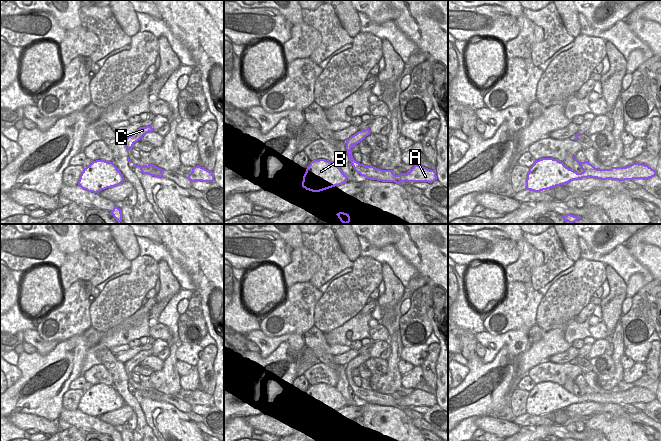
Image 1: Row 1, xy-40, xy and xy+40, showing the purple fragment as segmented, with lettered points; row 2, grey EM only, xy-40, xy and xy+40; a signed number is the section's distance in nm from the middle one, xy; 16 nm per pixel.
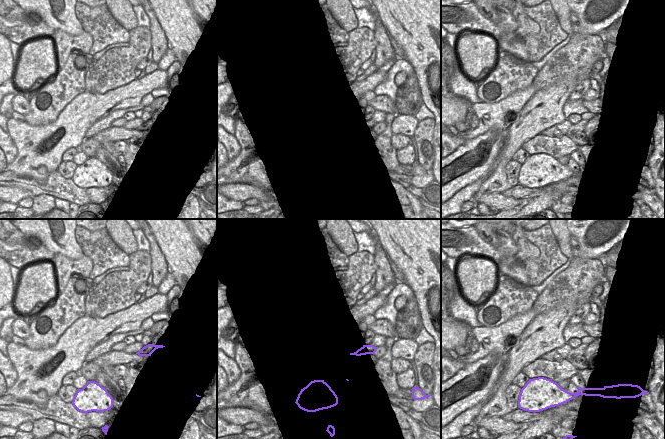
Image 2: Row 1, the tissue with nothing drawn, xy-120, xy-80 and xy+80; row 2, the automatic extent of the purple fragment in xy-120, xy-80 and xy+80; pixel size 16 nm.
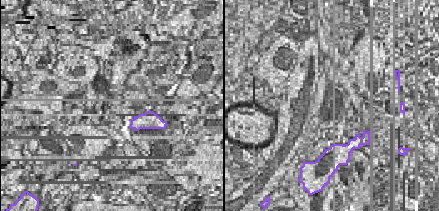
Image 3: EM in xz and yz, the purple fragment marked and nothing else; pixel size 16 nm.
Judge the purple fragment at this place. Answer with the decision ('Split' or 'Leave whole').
Leave whole

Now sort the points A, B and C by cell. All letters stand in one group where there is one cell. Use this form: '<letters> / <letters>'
A B C

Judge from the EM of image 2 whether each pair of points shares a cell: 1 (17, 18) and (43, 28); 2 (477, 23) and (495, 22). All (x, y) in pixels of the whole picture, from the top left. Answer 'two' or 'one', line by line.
1: one
2: one

